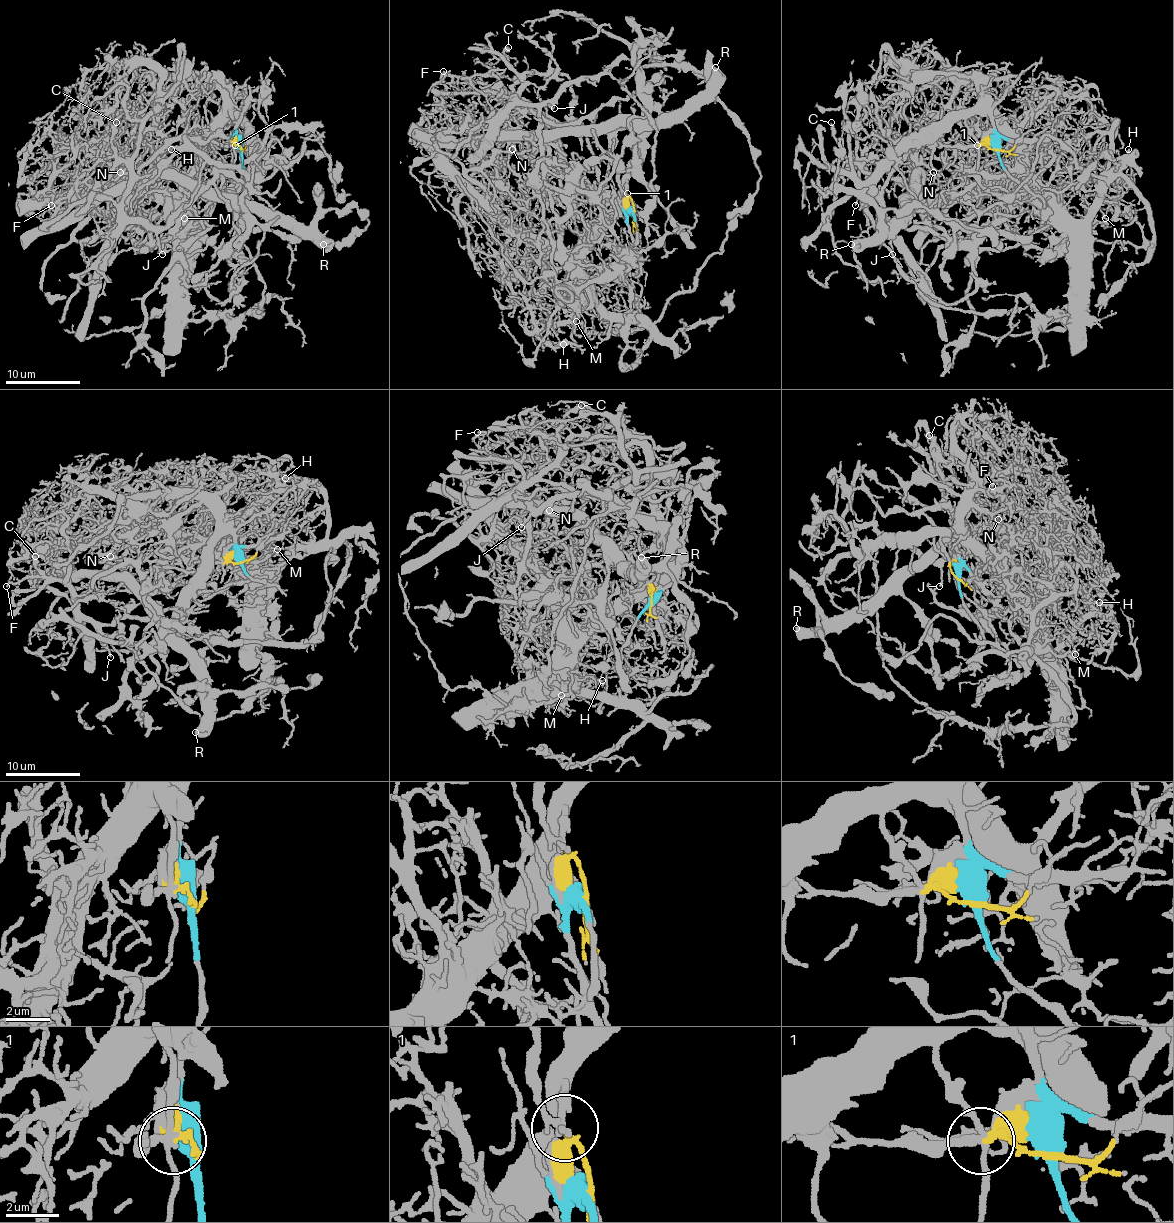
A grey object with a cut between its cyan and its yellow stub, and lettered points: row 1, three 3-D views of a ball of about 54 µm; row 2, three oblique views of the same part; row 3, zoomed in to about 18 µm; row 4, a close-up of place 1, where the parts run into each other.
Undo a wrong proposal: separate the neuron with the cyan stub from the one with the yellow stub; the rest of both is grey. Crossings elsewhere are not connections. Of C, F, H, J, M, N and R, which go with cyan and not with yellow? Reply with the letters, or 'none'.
F, H, M, N, R

